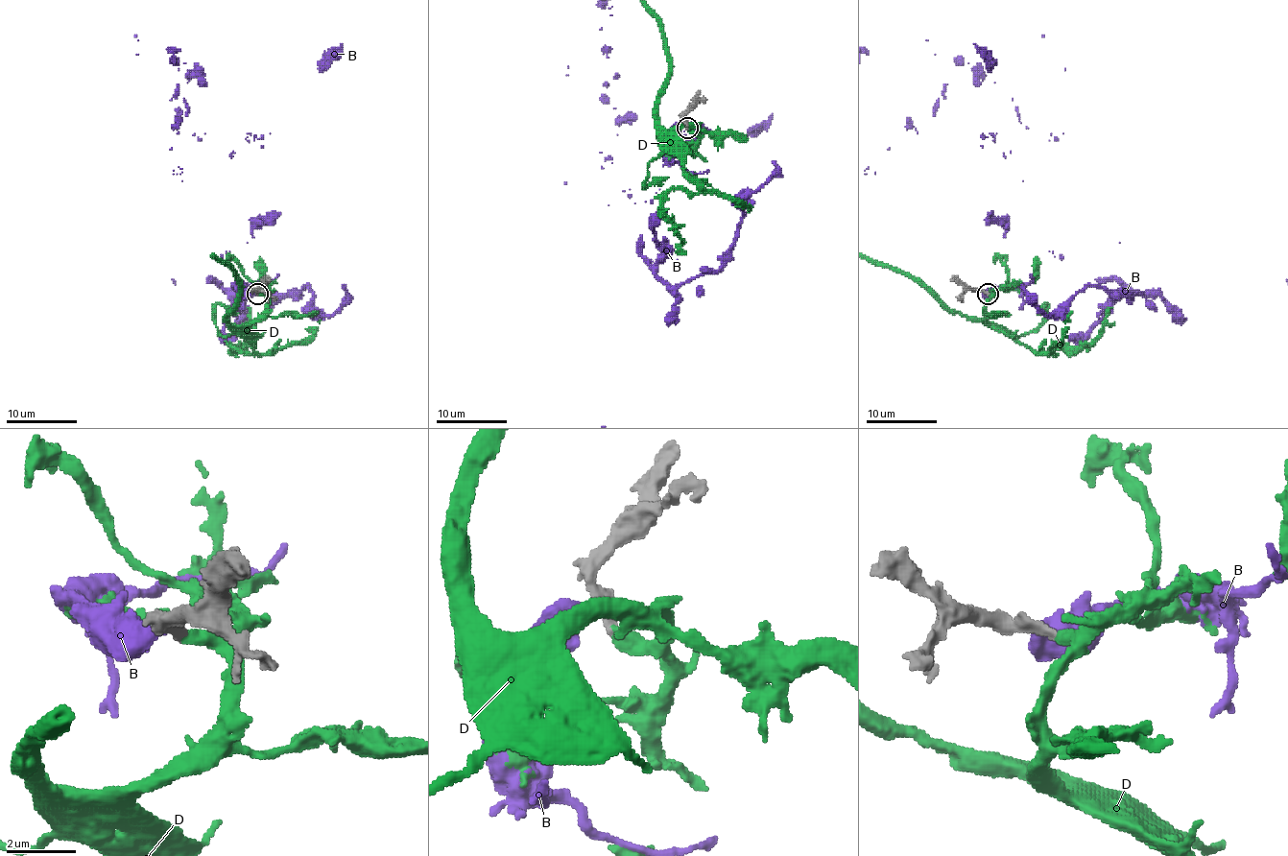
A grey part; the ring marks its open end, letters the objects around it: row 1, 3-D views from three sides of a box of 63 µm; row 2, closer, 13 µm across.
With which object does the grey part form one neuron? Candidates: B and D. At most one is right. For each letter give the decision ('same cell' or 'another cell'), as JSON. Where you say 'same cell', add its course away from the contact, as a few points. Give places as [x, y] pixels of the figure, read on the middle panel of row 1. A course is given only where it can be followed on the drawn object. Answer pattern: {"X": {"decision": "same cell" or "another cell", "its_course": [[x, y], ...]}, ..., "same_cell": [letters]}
{"B": {"decision": "another cell"}, "D": {"decision": "same cell"}, "same_cell": ["D"]}

